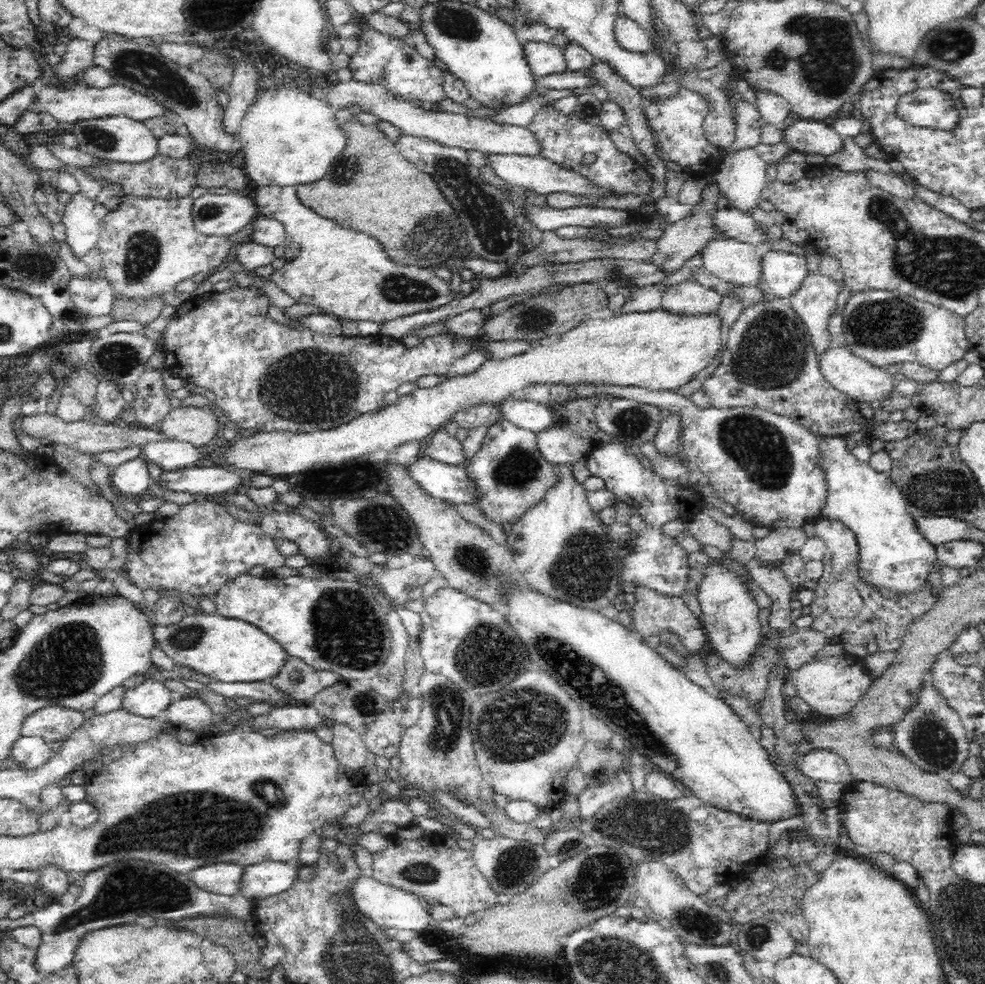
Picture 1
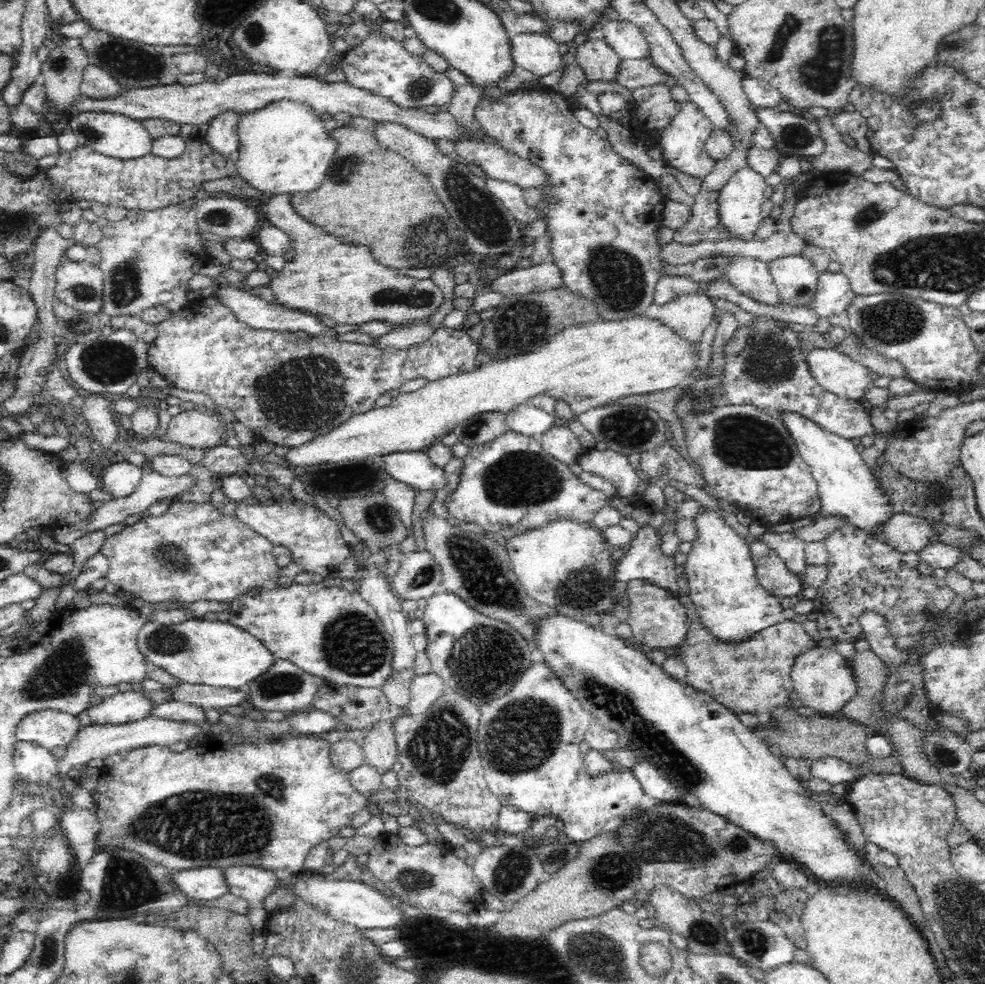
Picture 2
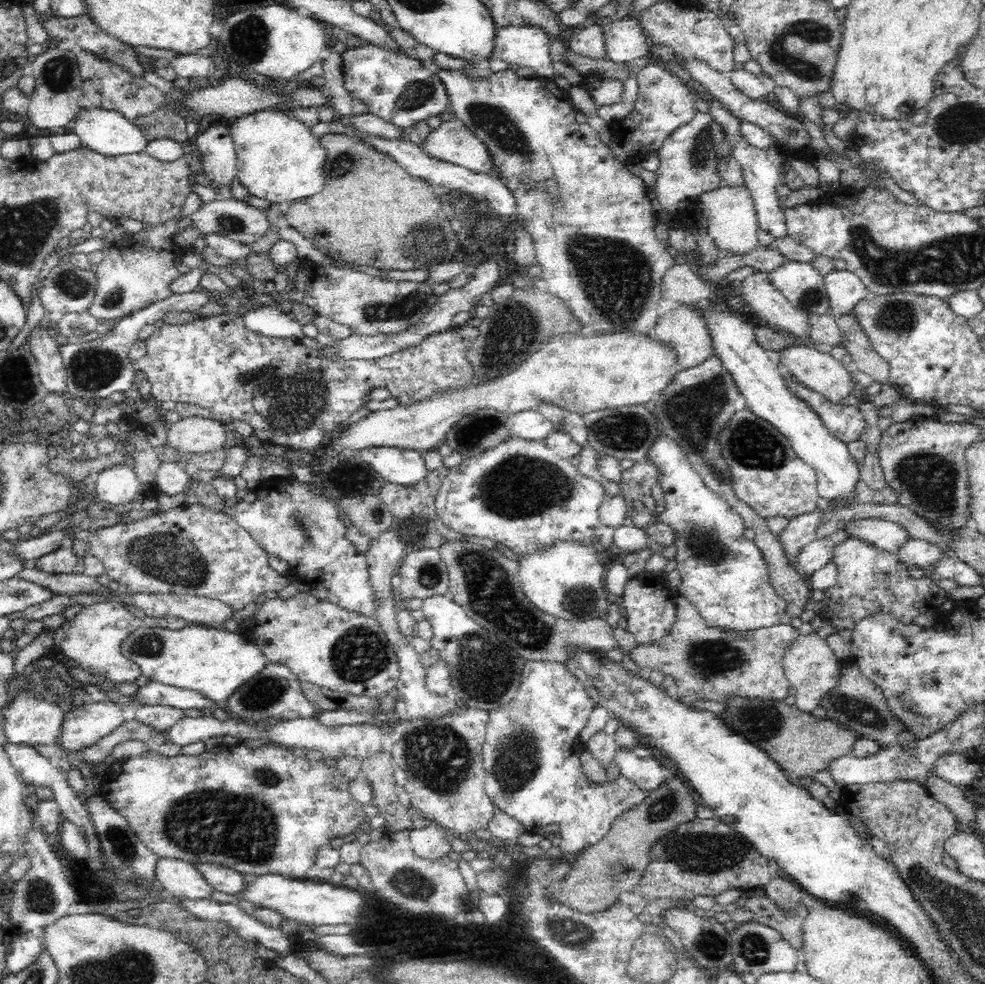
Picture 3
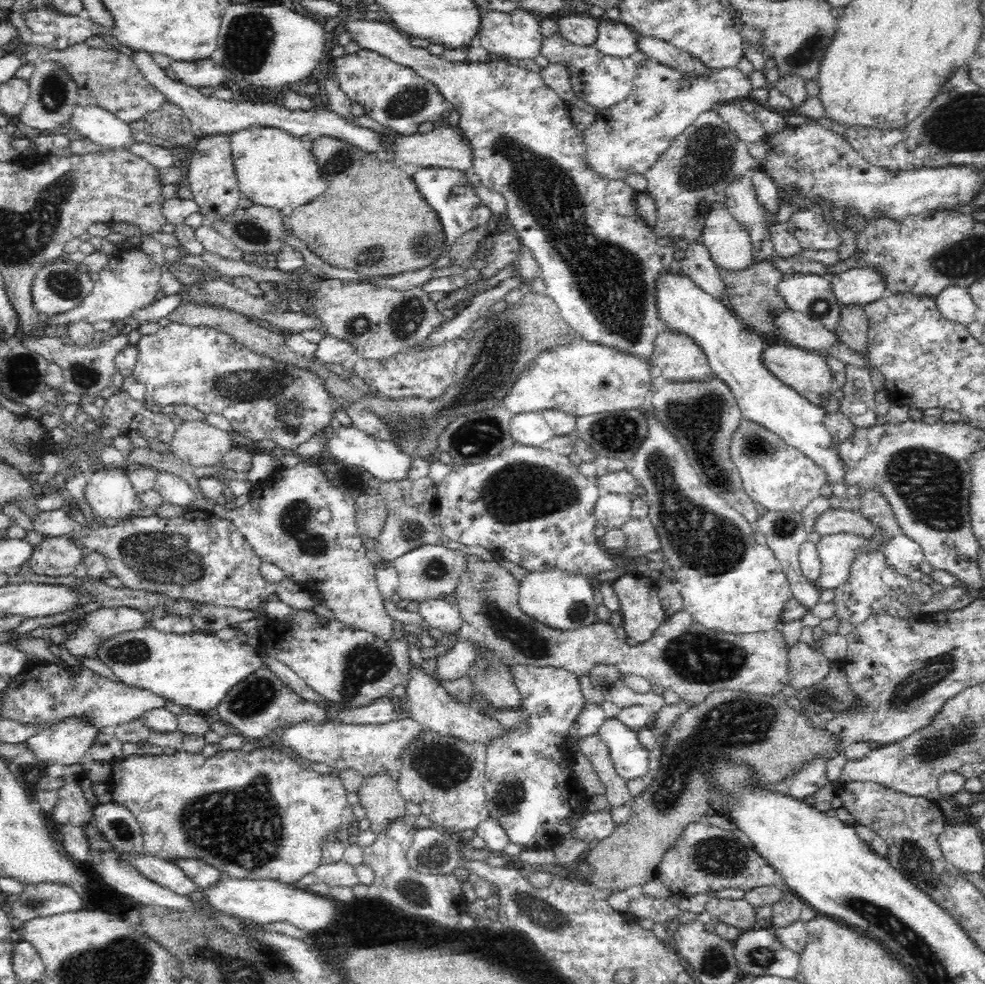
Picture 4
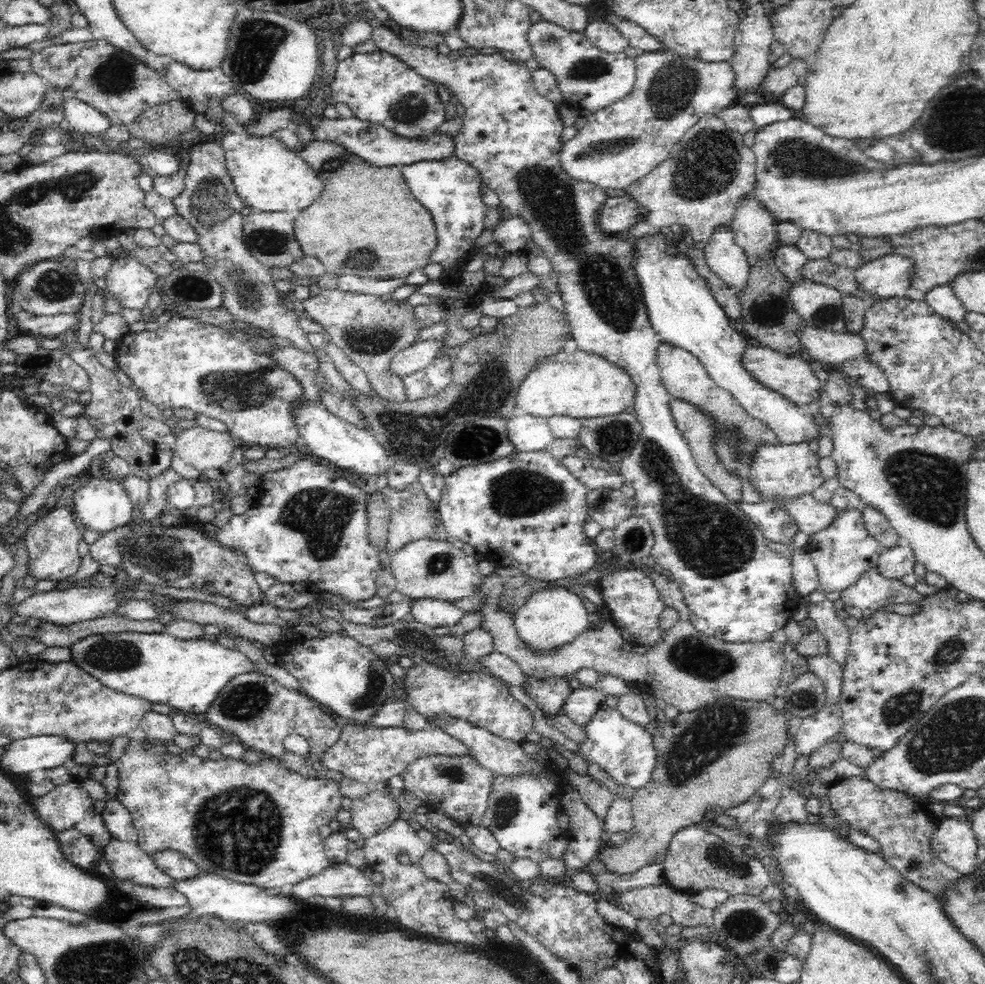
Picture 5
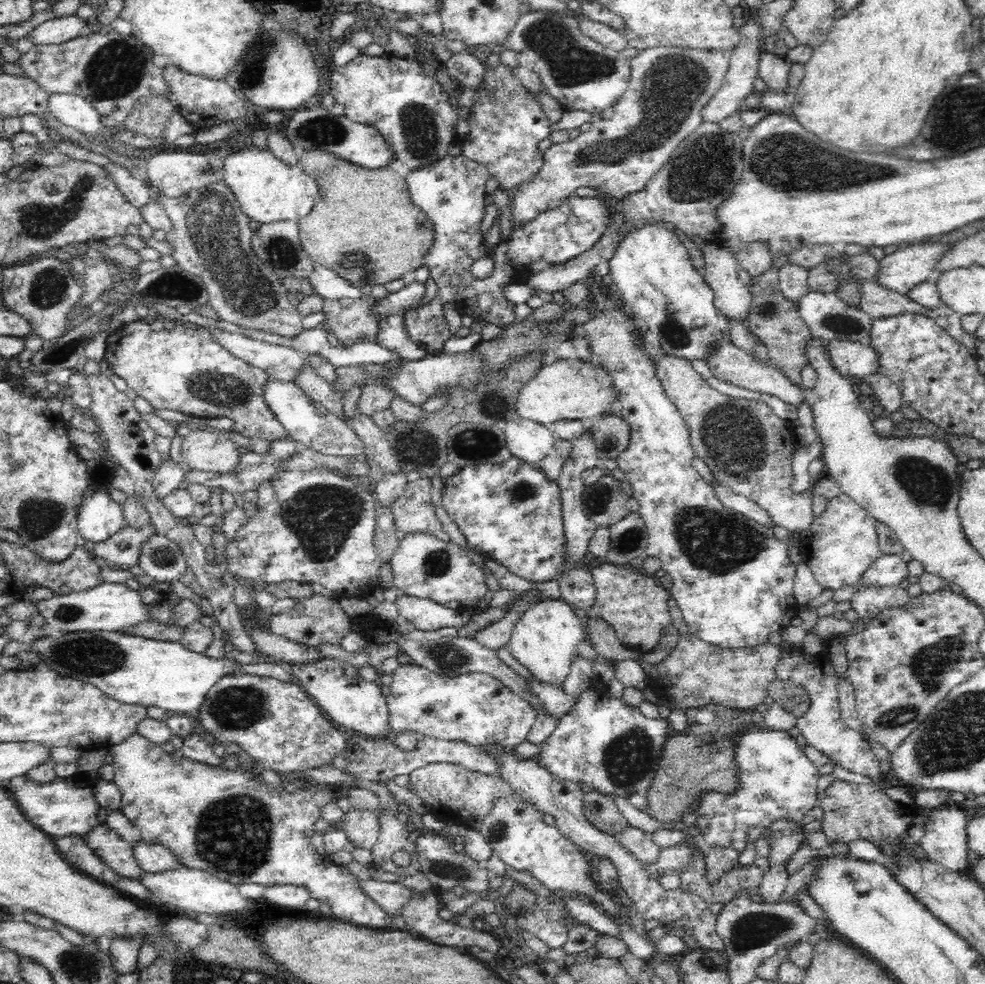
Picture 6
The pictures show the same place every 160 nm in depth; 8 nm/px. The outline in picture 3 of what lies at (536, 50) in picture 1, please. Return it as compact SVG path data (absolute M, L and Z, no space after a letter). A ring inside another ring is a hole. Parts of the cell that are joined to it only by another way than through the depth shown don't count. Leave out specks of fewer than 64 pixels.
M525 24L497 28L495 57L506 63L532 68L539 79L553 80L551 42L552 37L540 27Z

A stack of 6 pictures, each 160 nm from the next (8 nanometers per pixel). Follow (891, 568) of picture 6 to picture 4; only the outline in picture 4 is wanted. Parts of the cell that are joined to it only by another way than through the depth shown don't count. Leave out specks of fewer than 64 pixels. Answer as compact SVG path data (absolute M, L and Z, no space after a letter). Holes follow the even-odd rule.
M904 534L887 540L881 550L886 556L887 564L904 576L919 570L920 563L925 560L921 545Z

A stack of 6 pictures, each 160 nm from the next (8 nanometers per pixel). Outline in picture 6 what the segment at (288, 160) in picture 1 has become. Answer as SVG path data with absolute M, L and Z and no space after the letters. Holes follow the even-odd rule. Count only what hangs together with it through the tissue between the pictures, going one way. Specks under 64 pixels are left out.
M246 146L229 150L223 157L223 182L232 190L236 201L248 218L259 223L295 220L308 214L318 200L319 185L299 163L290 166L276 158L268 148Z

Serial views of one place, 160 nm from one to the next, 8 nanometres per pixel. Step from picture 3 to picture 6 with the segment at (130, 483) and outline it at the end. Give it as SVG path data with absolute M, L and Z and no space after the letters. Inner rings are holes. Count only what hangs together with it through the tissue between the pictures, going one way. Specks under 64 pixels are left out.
M96 490L82 499L77 522L89 546L114 536L126 525L124 507L110 496L110 490Z

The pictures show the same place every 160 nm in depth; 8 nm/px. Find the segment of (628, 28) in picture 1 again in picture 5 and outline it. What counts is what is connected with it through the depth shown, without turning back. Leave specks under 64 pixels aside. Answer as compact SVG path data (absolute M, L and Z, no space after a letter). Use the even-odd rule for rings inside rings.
M592 19L585 29L584 36L600 51L619 54L629 47L630 42L618 31L618 27L606 20Z

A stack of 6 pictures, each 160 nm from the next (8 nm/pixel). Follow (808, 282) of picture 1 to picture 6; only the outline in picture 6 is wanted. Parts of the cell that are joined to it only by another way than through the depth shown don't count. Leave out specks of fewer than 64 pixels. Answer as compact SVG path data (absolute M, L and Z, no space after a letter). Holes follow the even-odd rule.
M941 242L912 243L910 246L902 246L893 253L884 255L878 259L877 271L873 281L882 288L892 292L908 296L910 290L916 288L917 284L930 279L933 264L942 256L945 245Z

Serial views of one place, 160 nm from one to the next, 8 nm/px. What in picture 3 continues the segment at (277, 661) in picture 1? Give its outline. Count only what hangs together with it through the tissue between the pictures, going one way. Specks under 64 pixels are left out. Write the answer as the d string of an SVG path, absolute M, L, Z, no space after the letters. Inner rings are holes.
M186 624L179 629L141 626L130 633L122 642L123 654L135 661L145 677L152 681L166 683L180 688L198 690L212 700L224 702L247 680L259 674L269 664L256 641L236 631L214 628L201 624Z

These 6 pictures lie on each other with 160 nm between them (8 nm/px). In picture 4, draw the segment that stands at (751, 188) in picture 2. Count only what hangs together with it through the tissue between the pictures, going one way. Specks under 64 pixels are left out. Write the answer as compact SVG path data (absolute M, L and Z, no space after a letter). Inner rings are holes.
M716 201L711 204L711 209L705 218L705 225L701 232L700 240L710 251L710 256L717 267L724 269L742 270L752 264L756 255L752 242L750 242L750 230L744 224L735 219L726 201Z

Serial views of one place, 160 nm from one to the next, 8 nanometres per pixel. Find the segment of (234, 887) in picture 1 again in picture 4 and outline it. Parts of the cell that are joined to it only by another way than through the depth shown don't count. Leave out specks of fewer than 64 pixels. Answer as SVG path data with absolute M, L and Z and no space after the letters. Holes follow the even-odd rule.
M148 854L142 856L122 855L122 858L128 859L146 878L169 888L176 894L188 896L199 890L199 886L174 861L162 860Z

